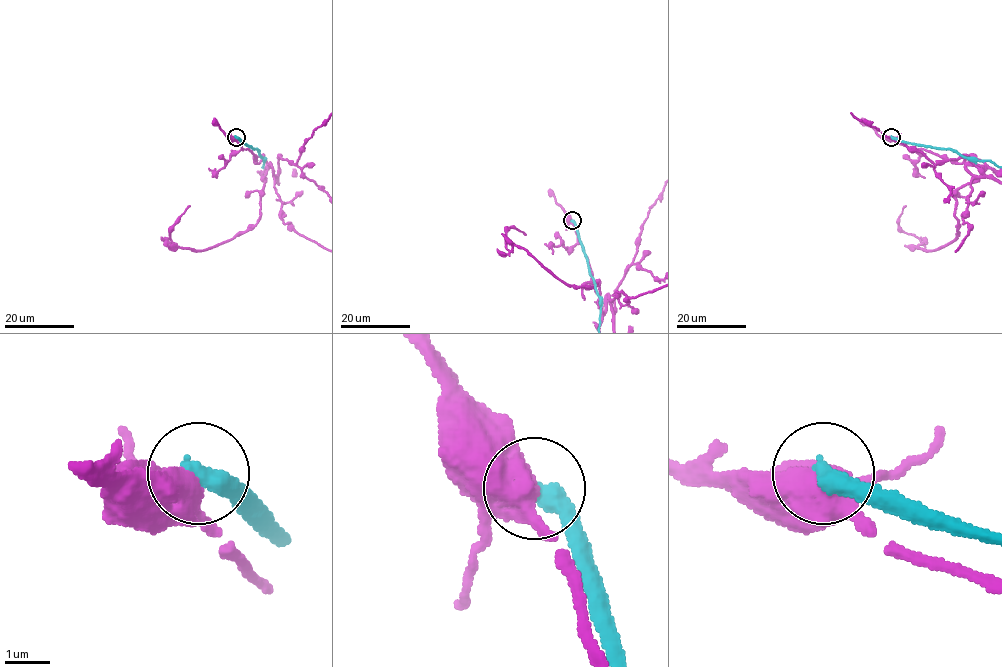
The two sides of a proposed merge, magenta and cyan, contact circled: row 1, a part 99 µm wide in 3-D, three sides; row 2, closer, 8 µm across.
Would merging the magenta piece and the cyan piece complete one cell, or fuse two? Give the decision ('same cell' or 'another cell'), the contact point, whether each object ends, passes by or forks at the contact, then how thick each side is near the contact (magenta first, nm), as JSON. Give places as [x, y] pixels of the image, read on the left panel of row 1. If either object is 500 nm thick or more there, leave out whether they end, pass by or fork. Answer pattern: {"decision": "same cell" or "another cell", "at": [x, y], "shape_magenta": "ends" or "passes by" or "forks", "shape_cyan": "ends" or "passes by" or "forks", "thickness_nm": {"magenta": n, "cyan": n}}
{"decision": "another cell", "at": [236, 137], "thickness_nm": {"magenta": 550, "cyan": 480}}

